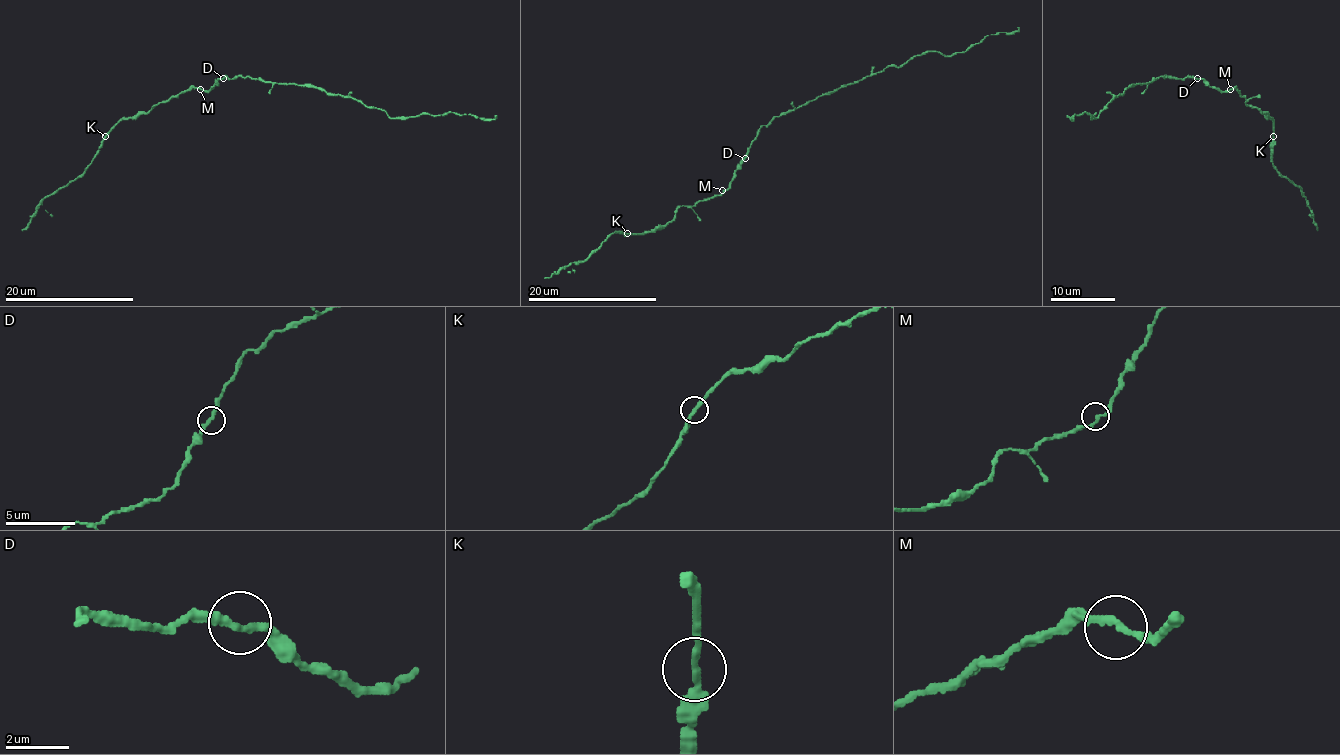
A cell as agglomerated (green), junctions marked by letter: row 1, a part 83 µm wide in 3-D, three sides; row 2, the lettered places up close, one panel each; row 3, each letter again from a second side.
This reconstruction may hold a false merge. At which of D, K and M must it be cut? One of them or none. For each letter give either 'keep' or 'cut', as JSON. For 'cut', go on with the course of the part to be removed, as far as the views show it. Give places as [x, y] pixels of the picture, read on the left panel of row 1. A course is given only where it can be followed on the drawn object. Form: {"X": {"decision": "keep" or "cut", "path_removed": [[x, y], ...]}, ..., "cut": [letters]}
{"D": {"decision": "keep"}, "K": {"decision": "keep"}, "M": {"decision": "keep"}, "cut": []}

